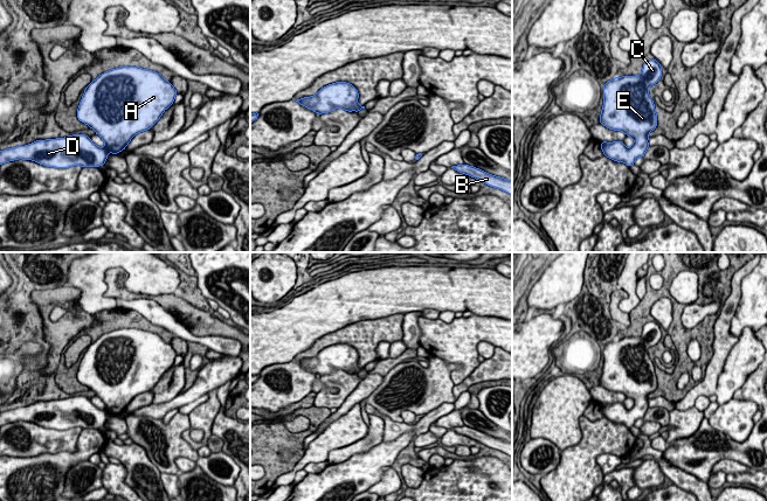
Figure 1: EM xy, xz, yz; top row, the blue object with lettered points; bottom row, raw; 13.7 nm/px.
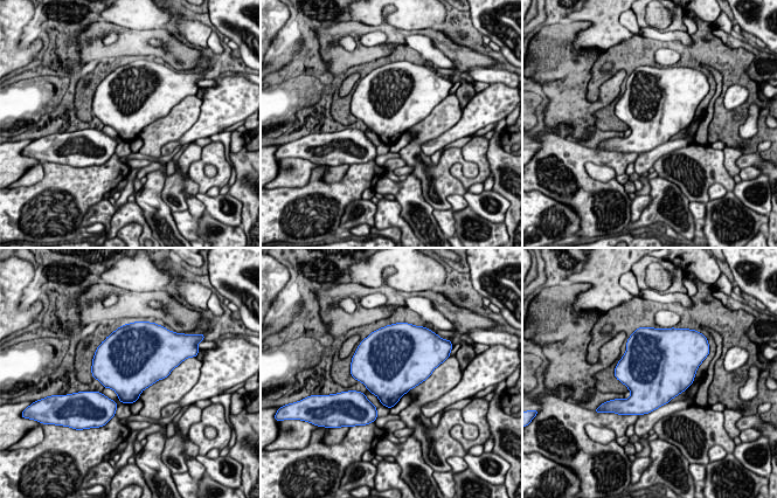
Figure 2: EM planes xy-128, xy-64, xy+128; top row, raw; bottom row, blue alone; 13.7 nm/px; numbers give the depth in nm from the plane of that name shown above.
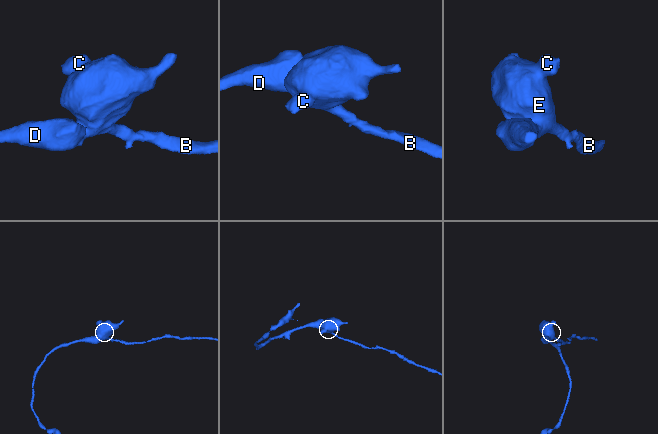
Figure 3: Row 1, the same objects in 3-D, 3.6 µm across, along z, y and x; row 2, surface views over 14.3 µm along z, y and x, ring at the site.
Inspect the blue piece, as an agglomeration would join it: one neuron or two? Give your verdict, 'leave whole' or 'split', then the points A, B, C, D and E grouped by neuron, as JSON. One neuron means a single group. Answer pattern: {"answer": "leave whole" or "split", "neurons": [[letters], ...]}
{"answer": "leave whole", "neurons": [["A", "B", "C", "D", "E"]]}

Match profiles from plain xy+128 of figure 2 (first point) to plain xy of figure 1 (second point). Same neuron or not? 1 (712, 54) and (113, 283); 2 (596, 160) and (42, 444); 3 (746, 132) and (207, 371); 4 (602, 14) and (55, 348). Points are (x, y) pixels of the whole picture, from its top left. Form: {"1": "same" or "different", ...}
{"1": "different", "2": "same", "3": "different", "4": "different"}

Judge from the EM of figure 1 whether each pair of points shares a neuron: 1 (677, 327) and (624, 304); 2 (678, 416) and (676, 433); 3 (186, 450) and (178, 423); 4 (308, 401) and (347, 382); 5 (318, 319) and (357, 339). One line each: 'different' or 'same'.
1: different
2: same
3: same
4: different
5: different

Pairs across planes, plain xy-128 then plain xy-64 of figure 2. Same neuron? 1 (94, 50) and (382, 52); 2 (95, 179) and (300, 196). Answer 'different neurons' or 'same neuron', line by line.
1: same neuron
2: same neuron

